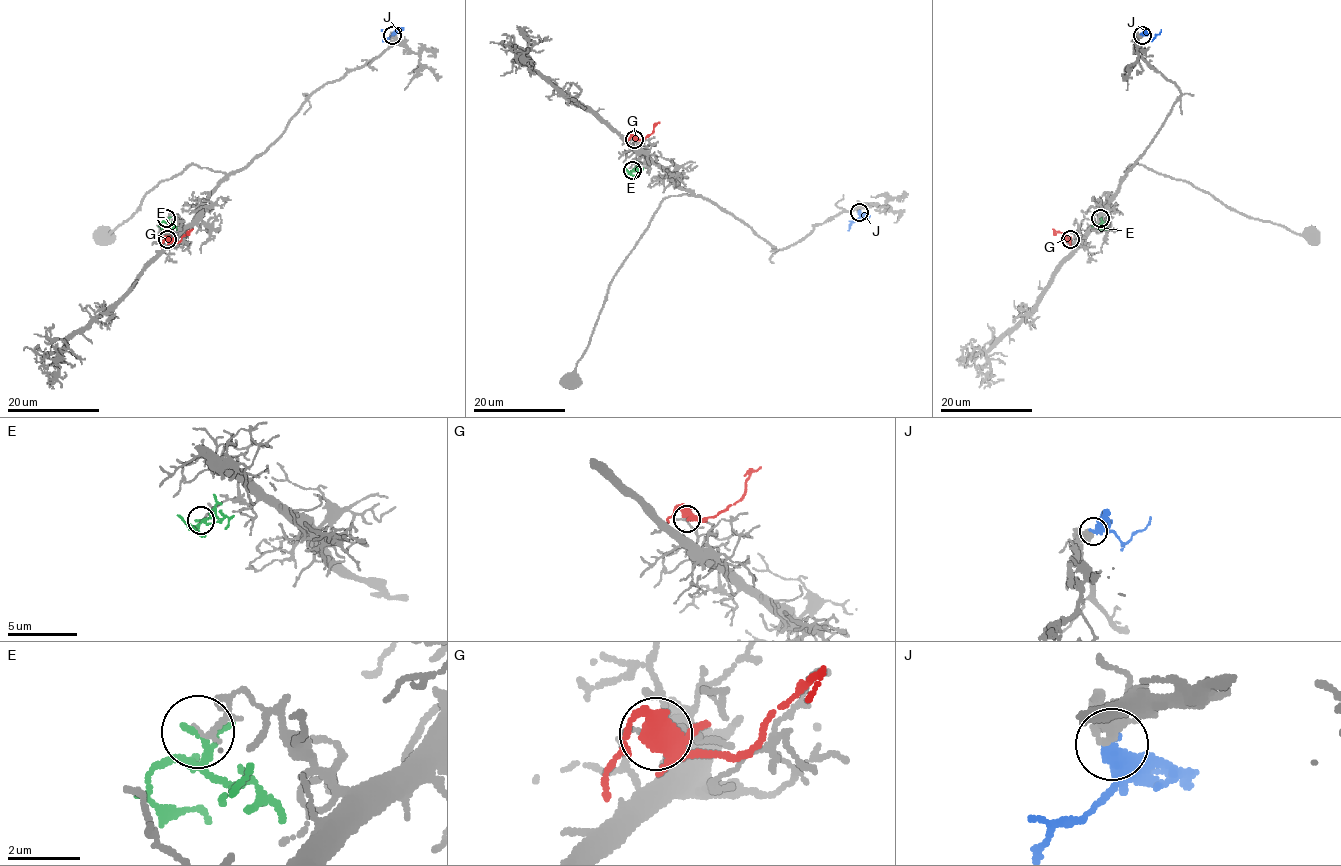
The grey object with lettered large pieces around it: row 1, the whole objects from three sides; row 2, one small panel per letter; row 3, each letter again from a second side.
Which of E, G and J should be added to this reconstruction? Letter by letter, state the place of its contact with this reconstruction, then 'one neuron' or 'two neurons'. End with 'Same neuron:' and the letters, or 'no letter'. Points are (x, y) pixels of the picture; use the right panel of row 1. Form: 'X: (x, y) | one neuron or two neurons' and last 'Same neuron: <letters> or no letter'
E: (1100, 218) | two neurons
G: (1070, 239) | two neurons
J: (1142, 35) | one neuron
Same neuron: J

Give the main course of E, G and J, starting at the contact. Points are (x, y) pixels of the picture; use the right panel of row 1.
E: (1101, 218), (1100, 225), (1106, 230)
G: (1069, 239), (1068, 241), (1061, 232), (1052, 229)
J: (1142, 34), (1153, 39), (1161, 30)

